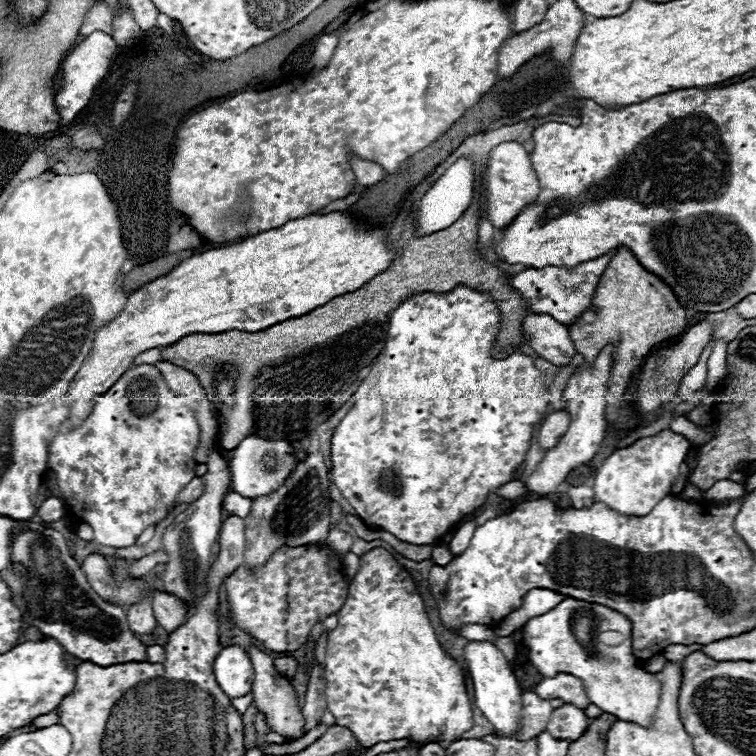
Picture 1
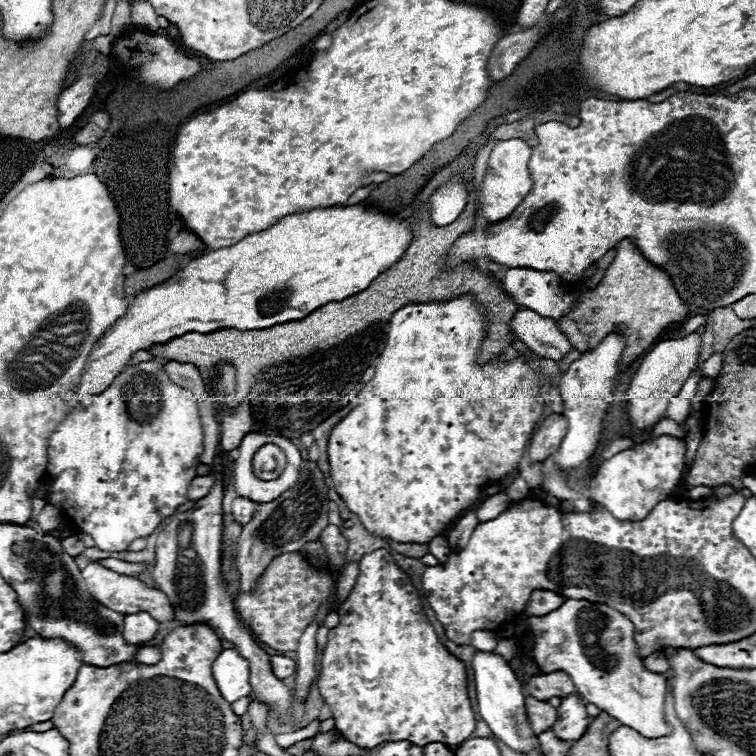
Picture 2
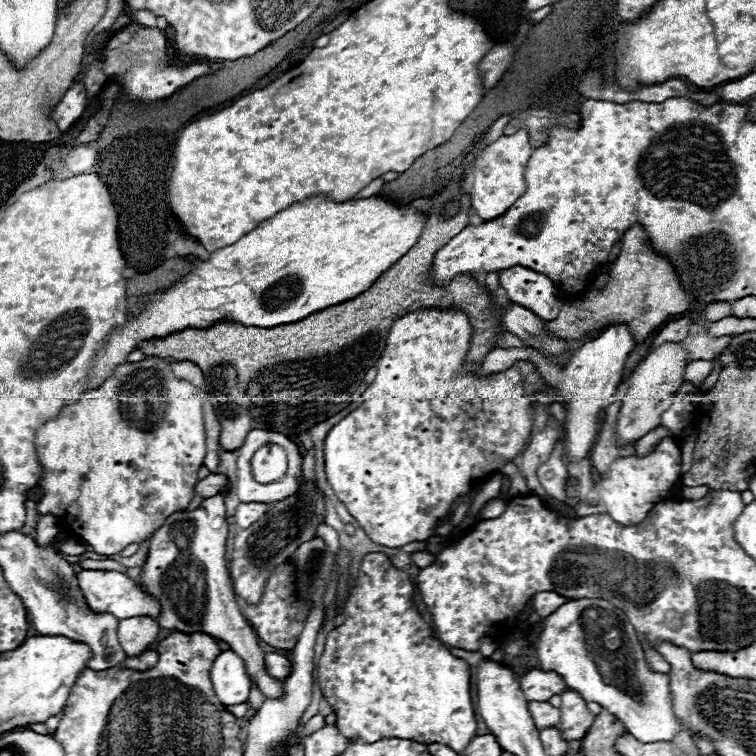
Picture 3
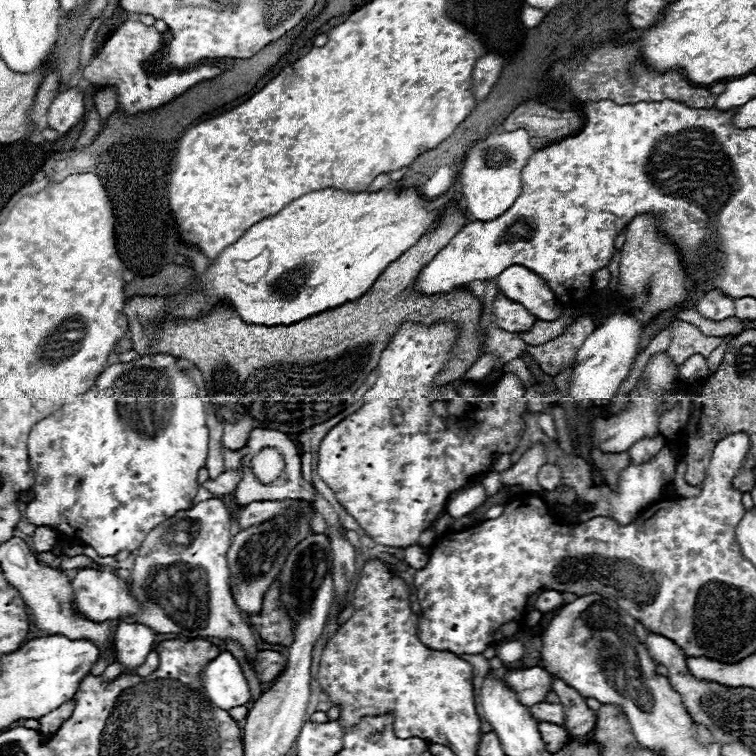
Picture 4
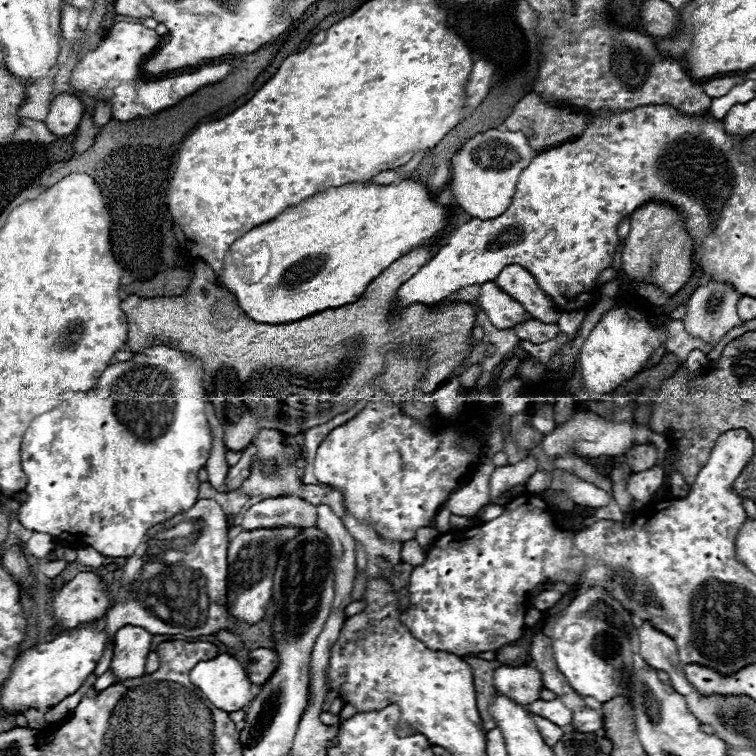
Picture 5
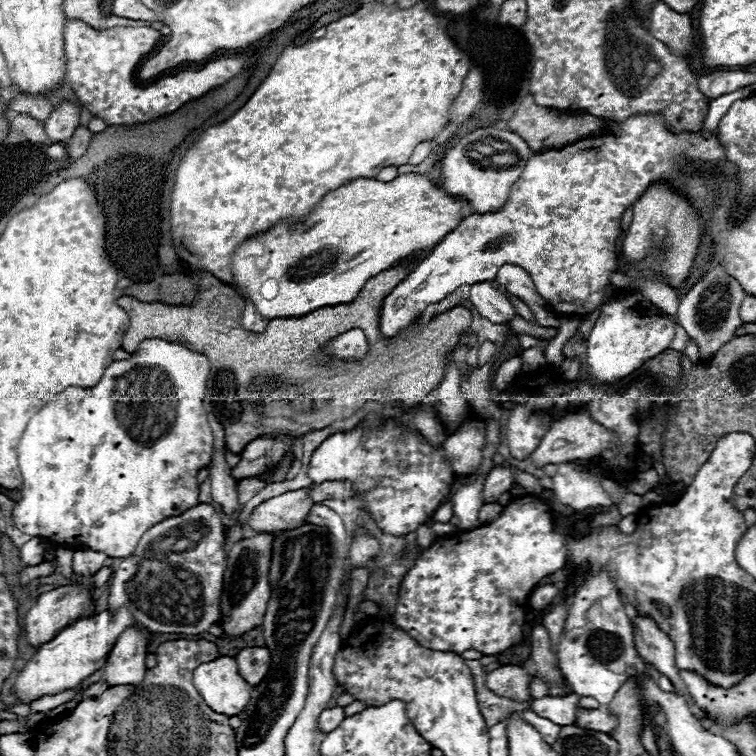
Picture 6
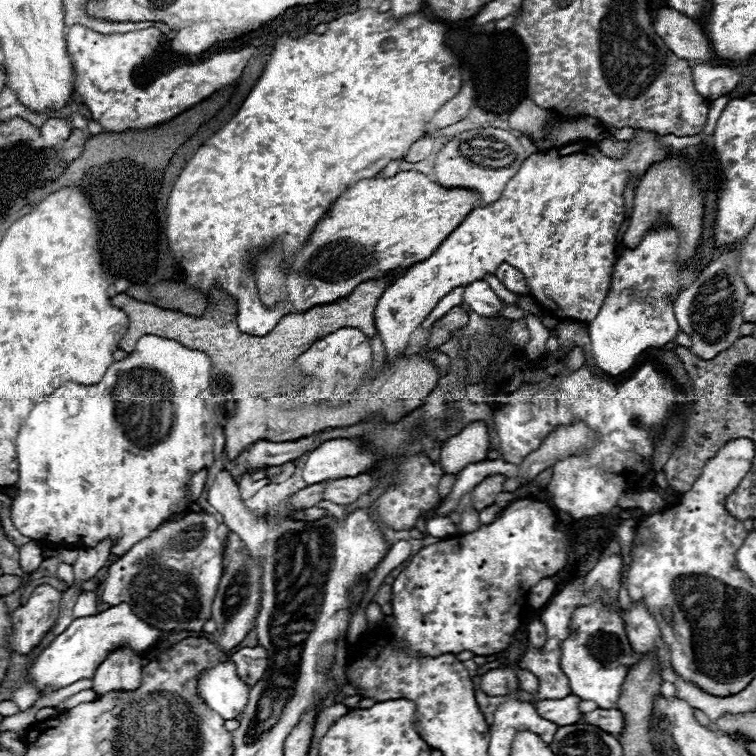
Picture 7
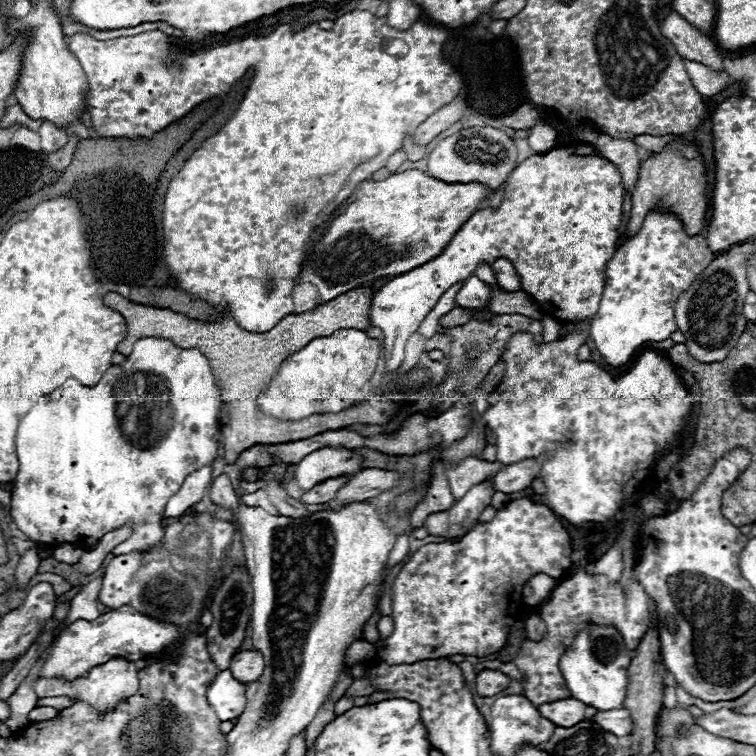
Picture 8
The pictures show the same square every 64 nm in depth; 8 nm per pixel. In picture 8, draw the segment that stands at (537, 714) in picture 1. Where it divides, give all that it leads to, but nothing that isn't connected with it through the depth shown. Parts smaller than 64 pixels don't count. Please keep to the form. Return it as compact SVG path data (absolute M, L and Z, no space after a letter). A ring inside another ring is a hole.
M566 698L566 700L542 704L542 706L538 706L538 712L544 718L550 718L550 722L554 722L556 726L570 728L584 720L584 708L586 706L582 702L578 702L574 698Z

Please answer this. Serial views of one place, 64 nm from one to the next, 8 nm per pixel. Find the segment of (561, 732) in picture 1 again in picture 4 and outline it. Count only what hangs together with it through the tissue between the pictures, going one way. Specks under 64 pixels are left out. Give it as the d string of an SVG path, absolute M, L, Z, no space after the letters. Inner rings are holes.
M552 676L552 690L558 694L558 698L564 706L566 732L570 736L590 734L596 726L596 712L586 706L586 700L574 688L566 686L566 682L562 682L562 678L558 678L558 676Z

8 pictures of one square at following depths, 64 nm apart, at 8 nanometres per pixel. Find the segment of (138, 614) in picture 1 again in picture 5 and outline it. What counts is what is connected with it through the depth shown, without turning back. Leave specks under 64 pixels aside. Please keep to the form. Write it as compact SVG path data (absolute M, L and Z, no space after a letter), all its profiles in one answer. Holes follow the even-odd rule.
M126 624L116 632L114 656L110 664L110 672L114 674L116 682L144 676L144 664L150 652L150 642L152 634L140 626Z

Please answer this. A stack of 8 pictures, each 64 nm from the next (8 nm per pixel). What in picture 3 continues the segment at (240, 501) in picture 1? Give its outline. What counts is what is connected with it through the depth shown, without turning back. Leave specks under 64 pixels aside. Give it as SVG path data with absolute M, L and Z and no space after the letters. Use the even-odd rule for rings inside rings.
M242 502L242 504L236 508L234 520L236 520L236 524L238 524L240 528L246 528L246 526L254 524L258 518L262 518L262 514L266 514L266 510L270 510L270 506L272 506L272 504L264 504L264 502L248 502L248 504Z

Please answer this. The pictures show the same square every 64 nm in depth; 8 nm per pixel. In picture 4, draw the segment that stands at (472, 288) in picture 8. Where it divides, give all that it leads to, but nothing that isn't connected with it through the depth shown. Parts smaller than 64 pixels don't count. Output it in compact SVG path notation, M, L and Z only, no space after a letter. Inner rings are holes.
M496 296L492 302L492 314L496 318L498 328L508 332L524 332L528 330L536 318L518 302L512 302L506 296Z

